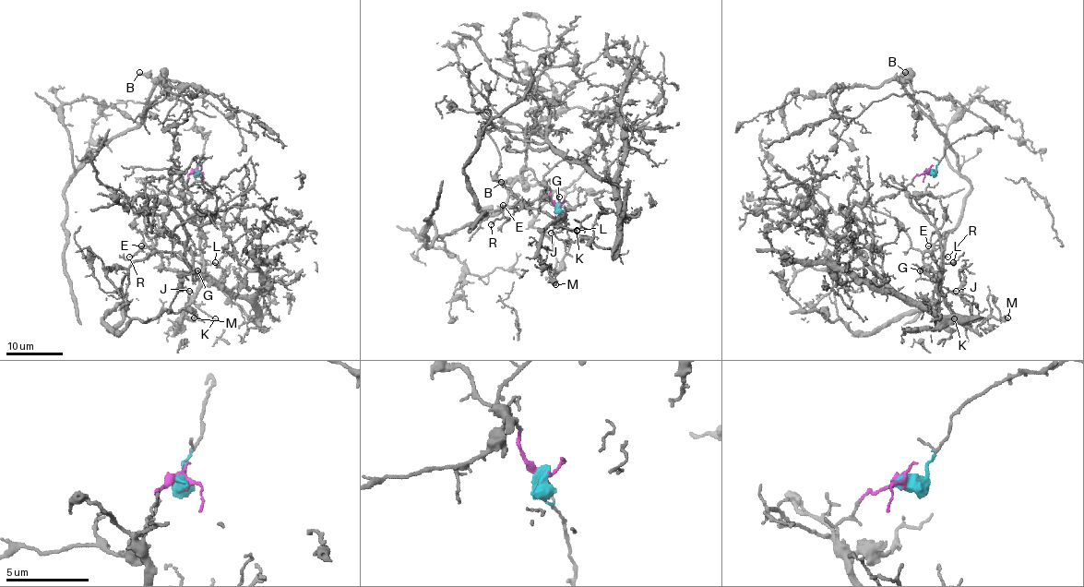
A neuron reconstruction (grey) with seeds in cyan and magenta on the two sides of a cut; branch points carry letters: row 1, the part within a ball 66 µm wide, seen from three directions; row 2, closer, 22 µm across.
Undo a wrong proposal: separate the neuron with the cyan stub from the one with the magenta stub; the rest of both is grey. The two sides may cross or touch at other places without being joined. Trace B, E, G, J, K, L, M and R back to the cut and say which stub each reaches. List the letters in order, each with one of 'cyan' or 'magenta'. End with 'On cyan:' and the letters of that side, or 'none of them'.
B: cyan
E: magenta
G: magenta
J: magenta
K: magenta
L: magenta
M: magenta
R: magenta
On cyan: B

